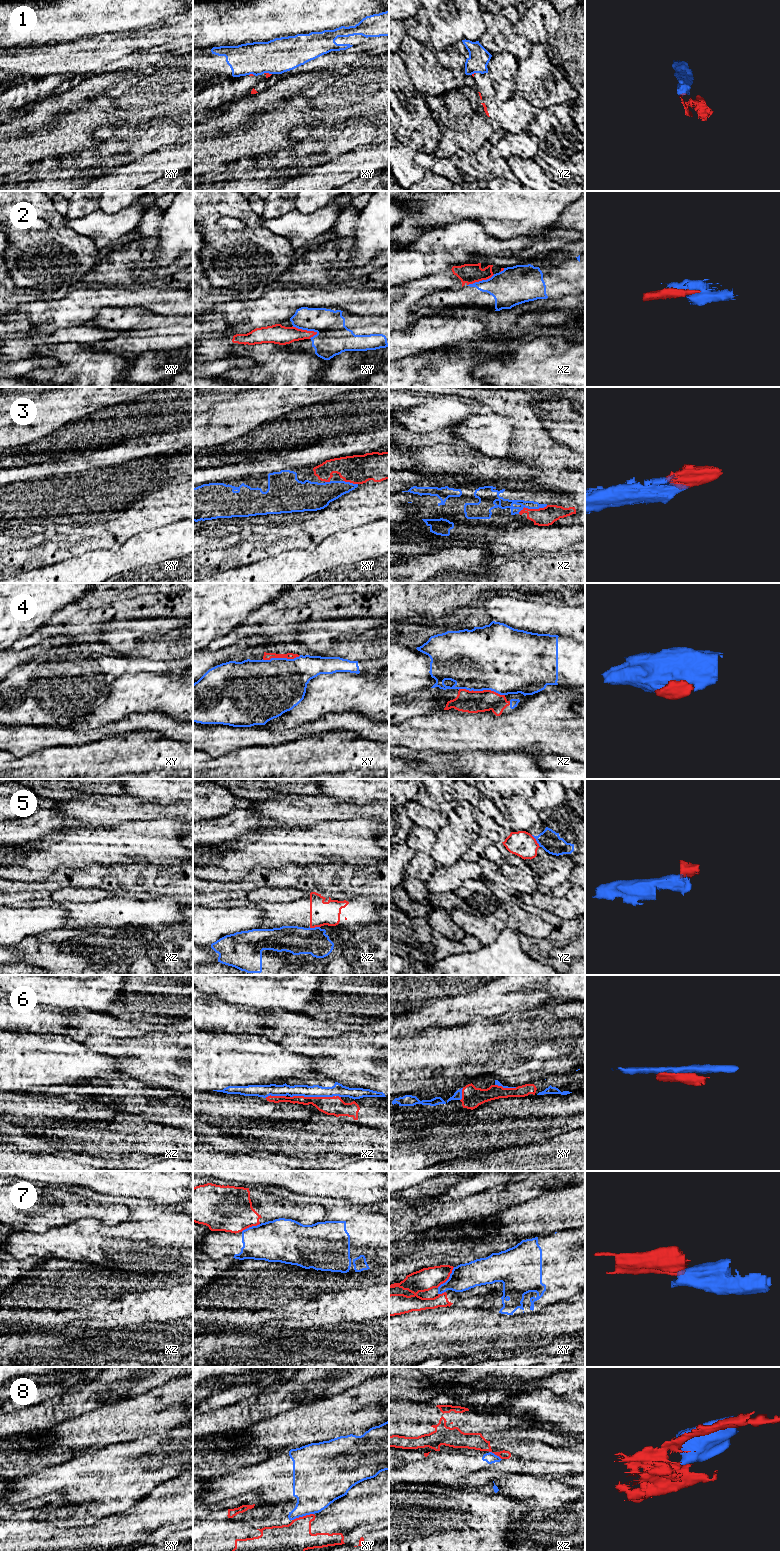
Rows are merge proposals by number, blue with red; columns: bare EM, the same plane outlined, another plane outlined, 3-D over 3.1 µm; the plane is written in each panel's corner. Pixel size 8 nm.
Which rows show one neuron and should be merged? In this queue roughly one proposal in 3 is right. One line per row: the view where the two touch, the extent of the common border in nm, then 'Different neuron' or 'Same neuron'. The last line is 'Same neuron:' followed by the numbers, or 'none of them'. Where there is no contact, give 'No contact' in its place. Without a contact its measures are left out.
1: Touches blue in xy. Shared border 70 nm. Different neuron
2: Touches blue in xy. Shared border 220 nm. Different neuron
3: Touches blue in xz. Shared border 240 nm. Same neuron
4: Touches blue in xz. Shared border 380 nm. Same neuron
5: Touches blue in yz. Shared border 120 nm. Different neuron
6: Touches blue in xz. Shared border 360 nm. Same neuron
7: Touches blue in xy. Shared border 220 nm. Different neuron
8: Touches blue in xy. Shared border 190 nm. Different neuron
Same neuron: 3, 4, 6

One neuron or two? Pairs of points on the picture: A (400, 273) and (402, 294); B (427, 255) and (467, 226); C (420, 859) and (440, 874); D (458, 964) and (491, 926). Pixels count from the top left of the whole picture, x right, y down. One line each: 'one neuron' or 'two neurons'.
A: two neurons
B: one neuron
C: two neurons
D: two neurons

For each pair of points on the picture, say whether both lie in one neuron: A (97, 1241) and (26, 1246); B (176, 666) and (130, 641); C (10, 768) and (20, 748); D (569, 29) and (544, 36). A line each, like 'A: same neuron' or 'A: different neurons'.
A: same neuron
B: different neurons
C: different neurons
D: same neuron

